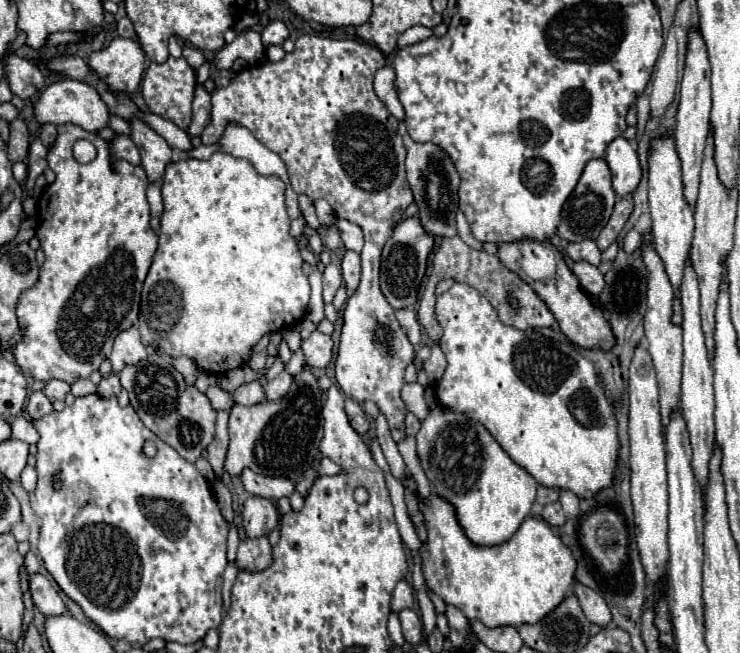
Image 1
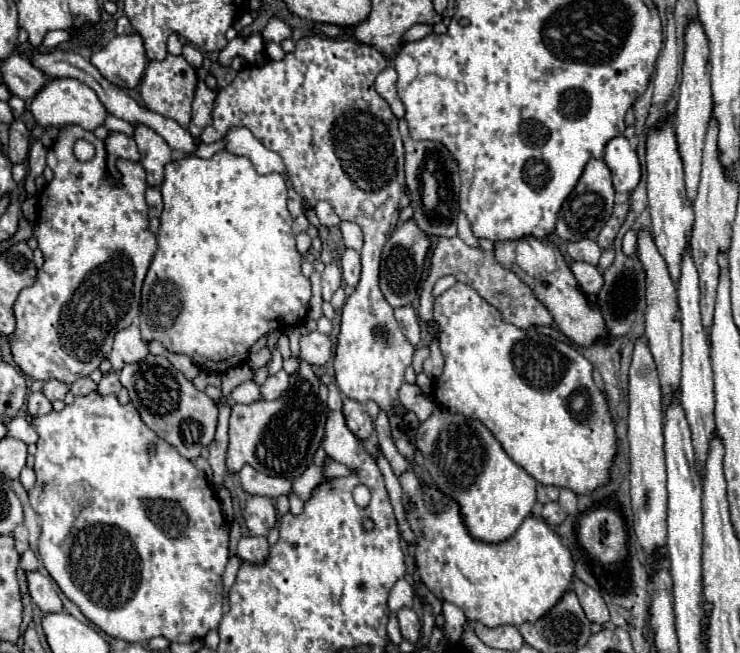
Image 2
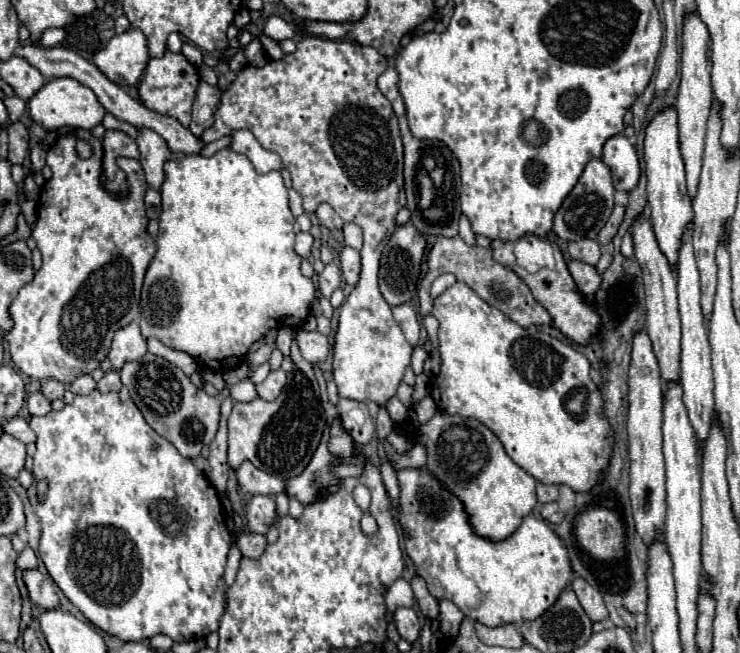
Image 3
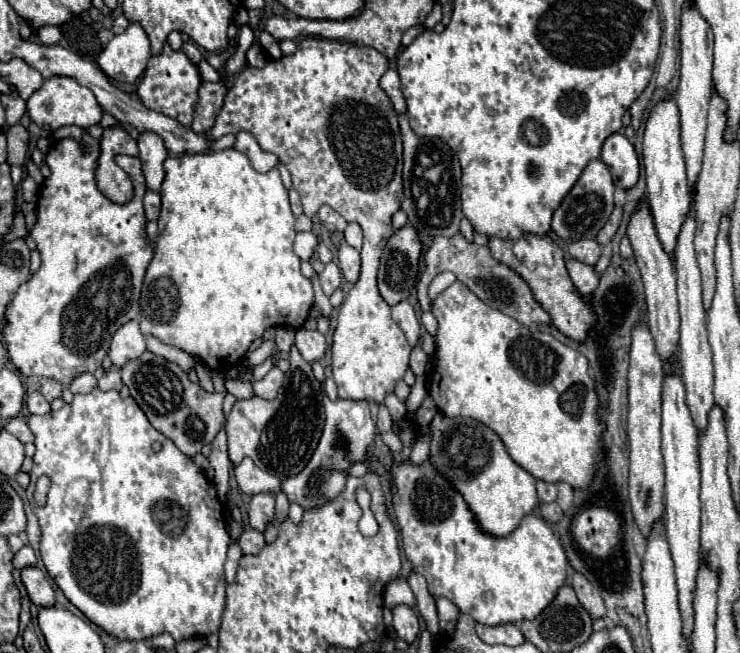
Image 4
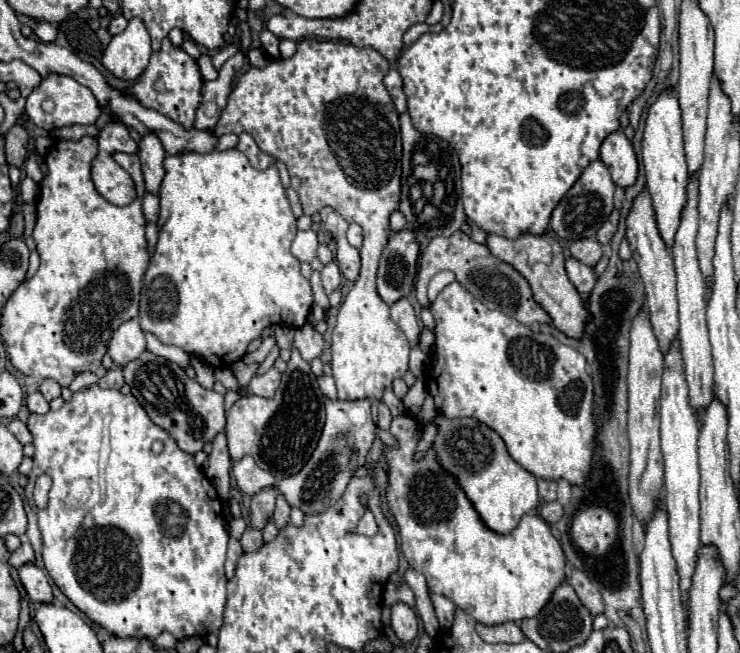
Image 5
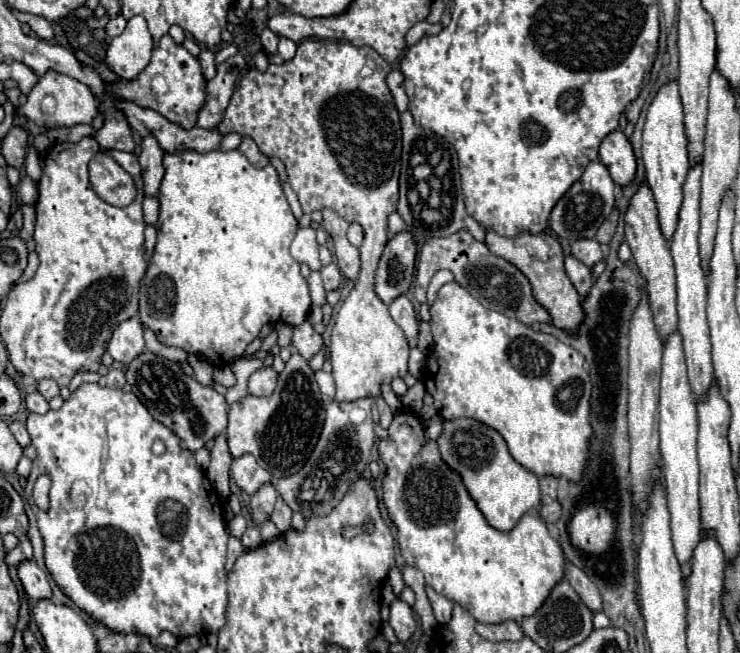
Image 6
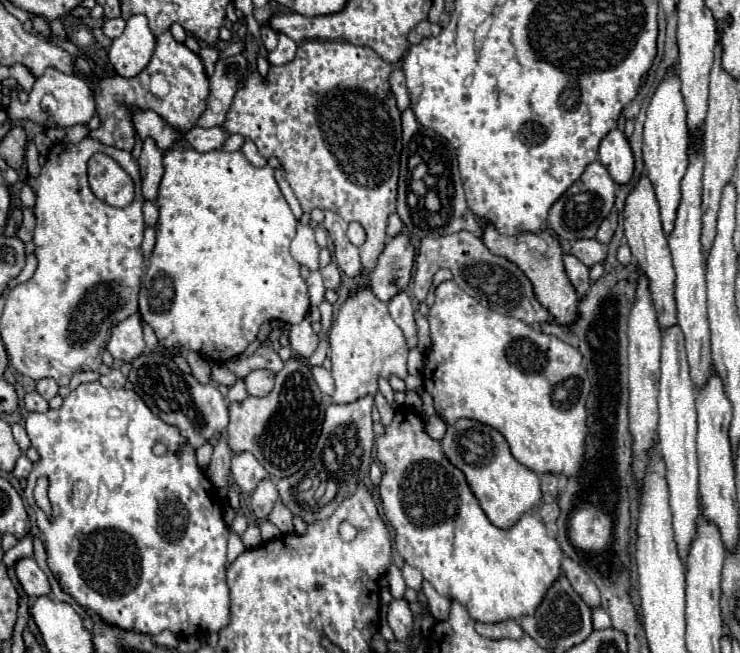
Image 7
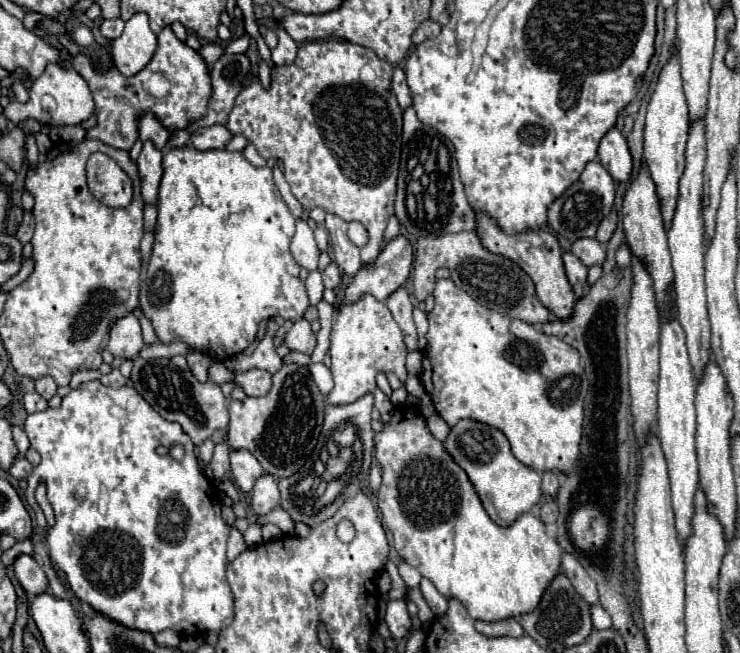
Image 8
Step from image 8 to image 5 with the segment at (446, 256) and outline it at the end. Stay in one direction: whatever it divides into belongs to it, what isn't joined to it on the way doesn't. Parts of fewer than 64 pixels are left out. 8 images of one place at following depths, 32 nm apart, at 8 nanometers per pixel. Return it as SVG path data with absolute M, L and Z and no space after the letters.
M456 232L448 238L436 236L430 240L428 248L422 252L422 266L420 266L418 282L416 282L416 298L422 304L422 308L430 306L426 290L428 290L428 282L432 280L434 274L438 274L438 270L454 272L456 280L464 284L464 288L468 288L482 304L486 304L492 310L500 310L506 316L516 318L524 326L530 326L534 322L550 322L550 316L546 314L546 310L532 298L532 290L528 282L510 264L494 258L486 246L476 244L464 232Z

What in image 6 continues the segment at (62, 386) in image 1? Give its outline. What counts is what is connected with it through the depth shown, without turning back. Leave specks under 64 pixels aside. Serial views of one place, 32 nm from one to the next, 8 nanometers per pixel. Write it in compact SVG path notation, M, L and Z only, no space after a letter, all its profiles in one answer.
M40 380L40 384L38 384L38 392L46 398L46 400L52 400L54 396L60 396L60 388L58 388L58 384L54 382L54 380Z

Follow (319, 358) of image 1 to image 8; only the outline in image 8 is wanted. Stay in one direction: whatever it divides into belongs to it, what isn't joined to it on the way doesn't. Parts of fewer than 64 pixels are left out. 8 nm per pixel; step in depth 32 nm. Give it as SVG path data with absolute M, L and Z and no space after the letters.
M300 320L296 322L288 332L286 332L286 346L294 352L302 352L302 354L312 354L312 350L316 348L316 334L310 328L308 320Z

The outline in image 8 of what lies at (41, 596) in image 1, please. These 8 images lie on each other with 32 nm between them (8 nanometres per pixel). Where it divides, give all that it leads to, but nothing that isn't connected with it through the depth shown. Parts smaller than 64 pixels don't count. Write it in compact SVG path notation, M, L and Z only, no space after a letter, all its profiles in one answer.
M18 556L14 562L14 572L16 572L18 582L28 594L38 596L38 594L48 592L46 574L42 572L42 568L36 564L32 556Z

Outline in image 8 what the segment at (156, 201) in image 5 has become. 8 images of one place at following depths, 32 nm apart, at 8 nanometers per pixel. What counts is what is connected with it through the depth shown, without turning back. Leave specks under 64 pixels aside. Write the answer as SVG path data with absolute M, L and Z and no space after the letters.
M146 204L144 206L144 226L146 230L154 230L156 226L156 216L158 216L158 210L154 204Z

